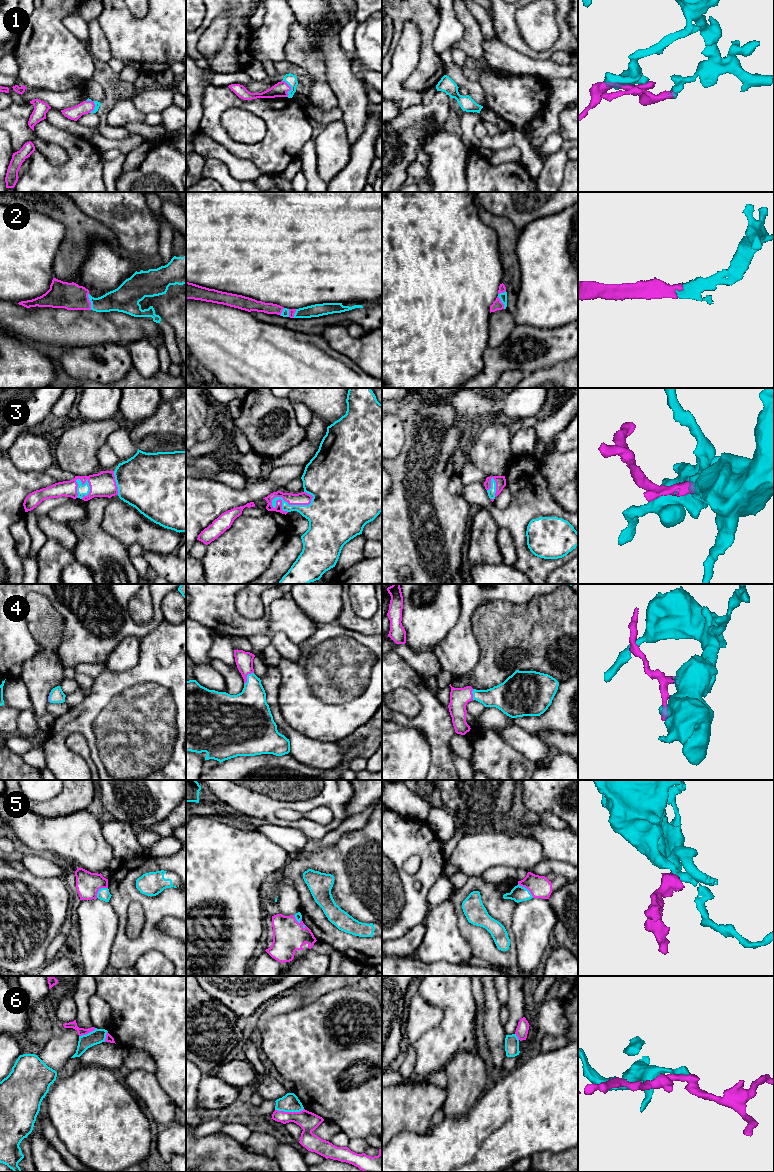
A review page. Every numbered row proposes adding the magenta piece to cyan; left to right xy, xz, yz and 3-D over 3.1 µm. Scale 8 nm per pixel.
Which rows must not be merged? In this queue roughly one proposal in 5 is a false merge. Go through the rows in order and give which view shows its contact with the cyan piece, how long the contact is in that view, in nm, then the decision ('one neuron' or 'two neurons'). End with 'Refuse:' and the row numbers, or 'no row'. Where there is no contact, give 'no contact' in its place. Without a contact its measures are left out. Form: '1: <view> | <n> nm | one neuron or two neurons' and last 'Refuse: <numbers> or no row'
1: xz | 140 nm | one neuron
2: xy | 140 nm | one neuron
3: xz | 360 nm | one neuron
4: xz | 130 nm | one neuron
5: yz | 170 nm | one neuron
6: xz | 240 nm | two neurons
Refuse: 6

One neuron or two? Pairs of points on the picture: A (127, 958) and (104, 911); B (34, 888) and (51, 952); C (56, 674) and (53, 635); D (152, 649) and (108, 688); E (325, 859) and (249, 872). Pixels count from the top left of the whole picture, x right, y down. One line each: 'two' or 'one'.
A: two
B: two
C: one
D: one
E: two

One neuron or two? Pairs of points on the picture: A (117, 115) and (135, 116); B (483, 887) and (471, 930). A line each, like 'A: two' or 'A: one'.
A: one
B: one

